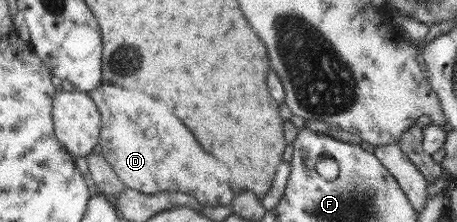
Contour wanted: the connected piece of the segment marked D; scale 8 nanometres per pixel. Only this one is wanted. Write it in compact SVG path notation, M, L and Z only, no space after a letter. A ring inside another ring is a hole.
M107 83L96 86L88 95L101 114L101 155L127 187L143 194L182 192L198 199L203 206L232 204L235 189L229 186L229 168L207 154L161 100Z

